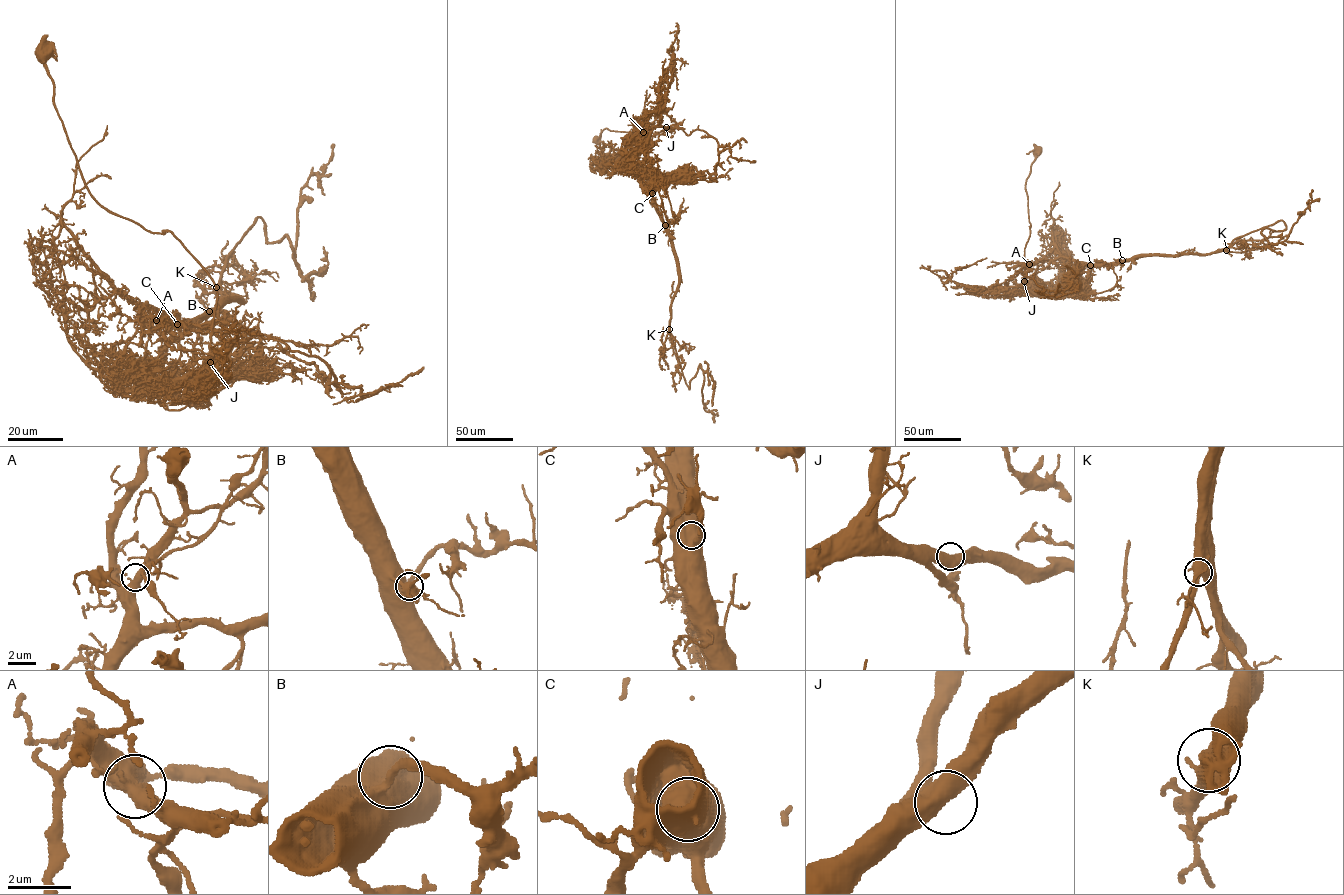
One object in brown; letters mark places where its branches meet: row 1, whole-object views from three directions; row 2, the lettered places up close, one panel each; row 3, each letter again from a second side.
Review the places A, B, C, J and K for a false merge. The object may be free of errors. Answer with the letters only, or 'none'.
C

